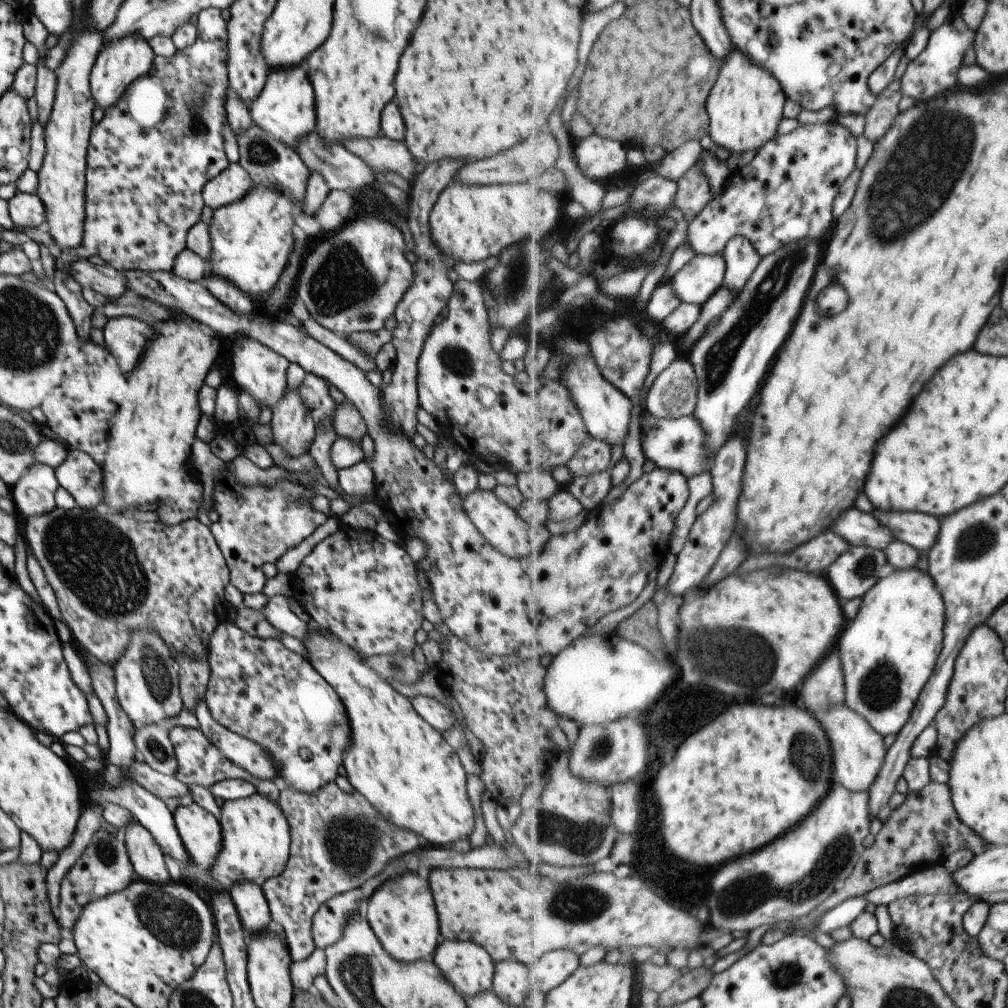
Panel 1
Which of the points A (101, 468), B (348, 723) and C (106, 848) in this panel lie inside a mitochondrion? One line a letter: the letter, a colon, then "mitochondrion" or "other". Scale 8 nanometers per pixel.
A: other
B: other
C: mitochondrion

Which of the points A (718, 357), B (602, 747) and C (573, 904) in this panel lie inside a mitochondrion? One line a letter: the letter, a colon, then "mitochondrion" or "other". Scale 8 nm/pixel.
A: mitochondrion
B: mitochondrion
C: mitochondrion

